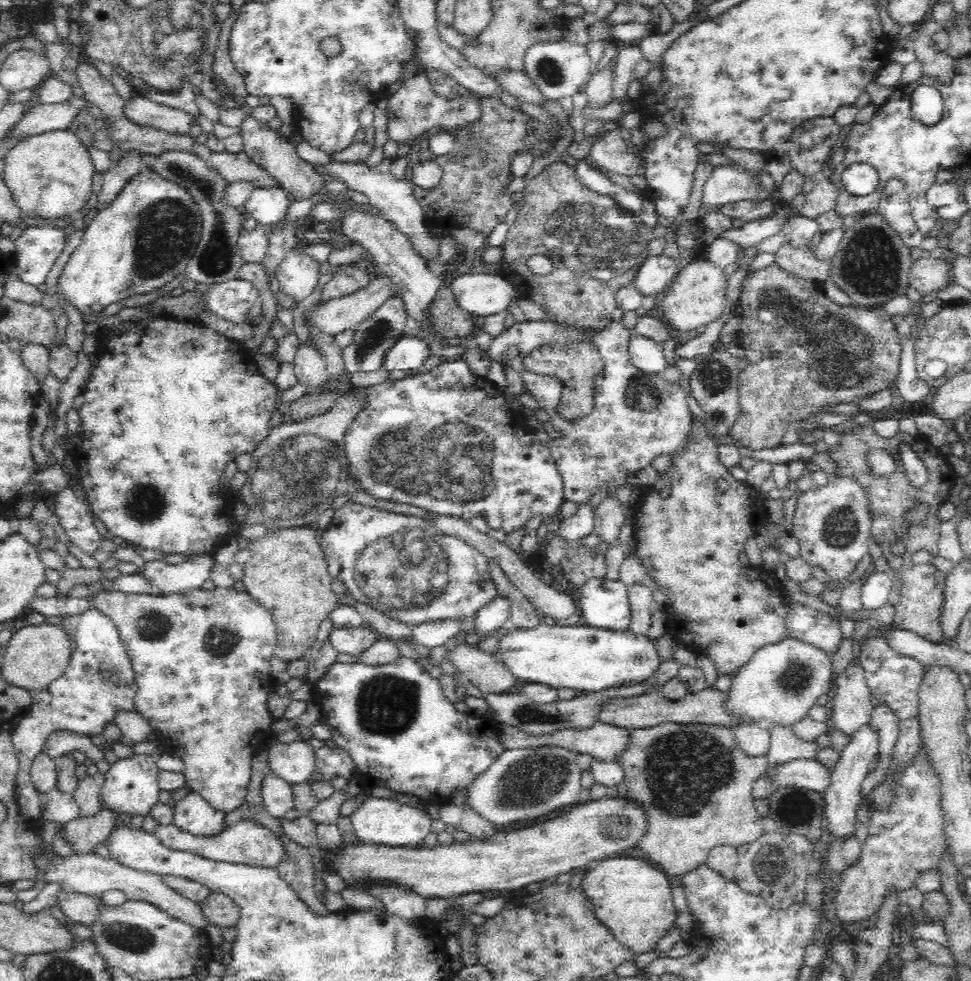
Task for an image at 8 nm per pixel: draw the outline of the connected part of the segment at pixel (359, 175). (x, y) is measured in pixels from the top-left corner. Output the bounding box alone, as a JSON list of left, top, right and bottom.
[317,158,441,261]

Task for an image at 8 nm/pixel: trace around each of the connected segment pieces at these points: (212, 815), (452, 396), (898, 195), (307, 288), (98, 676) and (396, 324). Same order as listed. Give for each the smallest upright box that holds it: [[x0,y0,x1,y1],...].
[[173,790,227,837],[343,360,565,533],[877,178,925,249],[274,251,321,302],[11,607,138,820],[342,297,408,372]]

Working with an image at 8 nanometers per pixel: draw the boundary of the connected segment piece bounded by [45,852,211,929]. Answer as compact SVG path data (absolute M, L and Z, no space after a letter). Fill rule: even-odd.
M73 853L67 857L61 857L58 862L50 862L45 873L46 882L61 882L71 891L99 898L106 890L122 890L128 897L127 900L146 901L154 903L166 914L198 929L210 926L210 919L204 915L199 903L186 898L172 887L166 885L163 875L155 875L150 872L136 870L122 865L114 858L104 858L96 853Z

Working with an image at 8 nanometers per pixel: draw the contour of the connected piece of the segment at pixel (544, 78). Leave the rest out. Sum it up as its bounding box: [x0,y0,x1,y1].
[524,40,595,100]

